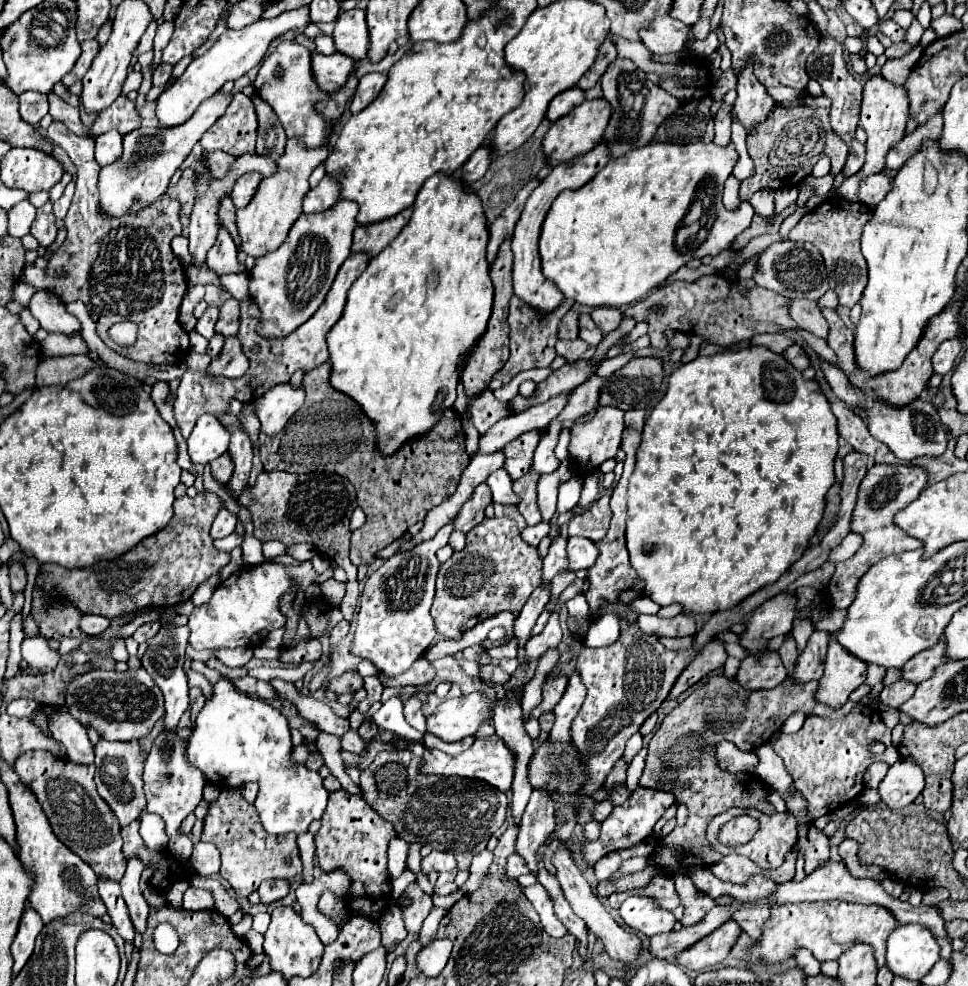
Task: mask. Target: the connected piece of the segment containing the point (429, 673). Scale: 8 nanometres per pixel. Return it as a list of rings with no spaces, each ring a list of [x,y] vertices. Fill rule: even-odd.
[[[420,658],[413,666],[399,674],[399,676],[391,676],[387,678],[385,674],[379,674],[379,680],[381,684],[387,688],[387,686],[397,686],[397,688],[403,688],[403,686],[419,686],[429,683],[435,677],[435,671],[431,666],[431,663],[426,659]]]

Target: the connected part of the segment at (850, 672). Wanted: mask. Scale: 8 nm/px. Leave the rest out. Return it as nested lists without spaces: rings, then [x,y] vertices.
[[[835,634],[829,636],[825,672],[819,680],[815,702],[839,710],[849,700],[849,694],[865,682],[867,666],[865,662],[843,650],[843,646],[833,636]]]

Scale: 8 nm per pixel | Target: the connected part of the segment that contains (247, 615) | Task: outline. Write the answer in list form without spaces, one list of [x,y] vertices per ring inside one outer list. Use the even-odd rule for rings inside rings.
[[[301,562],[299,566],[285,566],[285,564],[261,564],[247,568],[245,566],[223,580],[219,588],[213,592],[211,600],[201,608],[195,608],[189,614],[189,642],[195,650],[209,650],[209,648],[237,648],[249,646],[257,648],[263,644],[269,632],[281,628],[285,624],[285,616],[279,612],[279,598],[285,592],[293,592],[289,578],[295,578],[303,588],[311,584],[322,584],[333,578],[333,569],[329,568],[322,574],[317,574],[311,562]]]

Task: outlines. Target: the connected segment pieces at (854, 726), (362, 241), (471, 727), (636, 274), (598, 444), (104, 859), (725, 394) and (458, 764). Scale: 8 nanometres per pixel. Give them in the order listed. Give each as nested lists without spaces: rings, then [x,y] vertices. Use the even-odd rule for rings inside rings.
[[[857,706],[841,720],[807,716],[799,732],[781,732],[777,740],[771,740],[771,744],[783,758],[785,768],[793,778],[795,790],[807,800],[809,820],[825,816],[839,806],[853,802],[855,796],[863,792],[863,774],[873,762],[893,764],[899,760],[897,750],[891,746],[891,730],[883,724],[879,710],[871,706]],[[871,742],[883,742],[887,746],[885,752],[871,754]]]
[[[411,208],[399,212],[393,218],[387,218],[383,222],[375,222],[369,226],[357,226],[353,230],[353,244],[351,244],[351,254],[367,254],[367,258],[375,258],[399,232],[401,228],[409,222],[411,218]]]
[[[479,692],[461,698],[447,698],[431,716],[427,716],[427,732],[445,742],[471,736],[485,722],[489,708],[495,704],[495,700],[489,702],[487,696]]]
[[[651,142],[617,160],[609,160],[607,166],[583,188],[577,192],[561,192],[555,198],[539,238],[543,274],[555,282],[565,298],[573,298],[575,302],[591,308],[621,308],[641,300],[651,288],[661,284],[691,258],[703,258],[707,254],[717,256],[723,250],[733,250],[735,238],[751,224],[753,218],[753,208],[748,201],[742,201],[737,210],[725,210],[721,202],[723,184],[731,176],[737,160],[739,154],[733,142],[727,146],[717,146],[713,142]],[[695,198],[699,200],[697,206],[701,206],[699,210],[703,210],[703,214],[699,220],[689,222],[685,216],[689,214]]]
[[[611,406],[599,408],[591,422],[575,424],[569,442],[569,456],[575,462],[575,474],[587,474],[601,462],[615,458],[623,426],[623,412]]]
[[[45,750],[21,752],[15,760],[15,772],[21,780],[33,790],[43,812],[47,814],[55,836],[73,850],[83,862],[87,862],[97,878],[111,878],[119,882],[125,870],[125,858],[121,852],[121,834],[119,822],[107,802],[97,794],[93,774],[95,766],[79,766],[53,758]]]
[[[745,346],[739,350],[723,350],[713,356],[697,356],[693,362],[679,366],[667,384],[665,396],[655,404],[651,416],[645,420],[641,446],[637,450],[637,464],[629,478],[629,508],[627,508],[627,548],[631,566],[645,582],[645,596],[661,606],[679,602],[691,612],[721,612],[739,604],[755,590],[773,584],[791,564],[805,552],[809,538],[815,534],[825,508],[825,494],[835,484],[833,462],[837,456],[837,418],[829,408],[825,394],[815,380],[805,380],[783,354],[775,354],[765,346]]]
[[[489,736],[483,740],[475,740],[471,748],[461,752],[459,756],[449,756],[437,749],[425,749],[423,761],[419,766],[419,772],[423,774],[435,774],[435,776],[461,776],[461,778],[473,778],[487,782],[495,786],[497,790],[507,792],[511,788],[513,780],[513,752],[501,742],[499,736]]]

